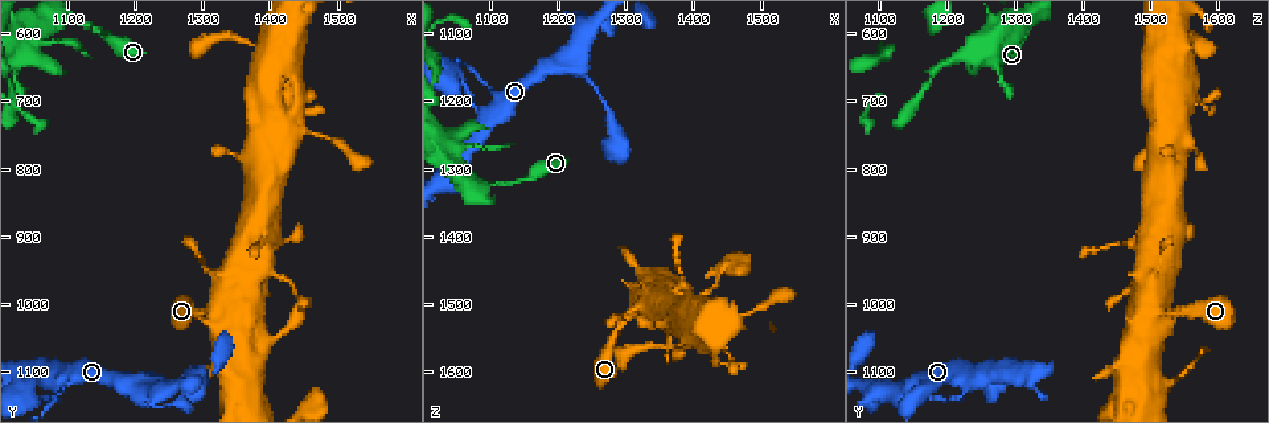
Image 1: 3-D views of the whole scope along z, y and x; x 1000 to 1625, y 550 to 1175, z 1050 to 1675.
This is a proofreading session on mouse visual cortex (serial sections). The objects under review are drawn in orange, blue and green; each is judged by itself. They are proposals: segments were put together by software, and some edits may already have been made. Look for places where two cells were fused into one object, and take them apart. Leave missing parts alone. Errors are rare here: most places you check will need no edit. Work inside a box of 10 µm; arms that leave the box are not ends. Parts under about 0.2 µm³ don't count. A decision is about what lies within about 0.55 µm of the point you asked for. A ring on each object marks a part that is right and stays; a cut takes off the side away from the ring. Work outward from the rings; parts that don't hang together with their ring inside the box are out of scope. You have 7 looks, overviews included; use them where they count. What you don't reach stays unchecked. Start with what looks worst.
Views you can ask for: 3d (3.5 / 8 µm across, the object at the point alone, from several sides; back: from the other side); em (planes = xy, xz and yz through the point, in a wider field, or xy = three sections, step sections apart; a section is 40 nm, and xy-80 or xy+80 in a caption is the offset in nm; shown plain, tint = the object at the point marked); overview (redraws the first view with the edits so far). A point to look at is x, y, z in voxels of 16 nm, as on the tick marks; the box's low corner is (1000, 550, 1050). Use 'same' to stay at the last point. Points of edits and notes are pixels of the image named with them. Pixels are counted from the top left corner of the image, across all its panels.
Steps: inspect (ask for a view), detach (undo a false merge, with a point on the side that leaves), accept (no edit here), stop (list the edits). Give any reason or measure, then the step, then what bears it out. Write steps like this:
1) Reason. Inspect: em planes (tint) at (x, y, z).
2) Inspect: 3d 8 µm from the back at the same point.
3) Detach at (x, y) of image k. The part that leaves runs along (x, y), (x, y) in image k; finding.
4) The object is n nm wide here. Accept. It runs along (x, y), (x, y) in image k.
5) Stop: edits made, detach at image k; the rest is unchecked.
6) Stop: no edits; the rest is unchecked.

Abrupt turn. Inspect: 3d 8 µm at (1310, 1015, 1510).

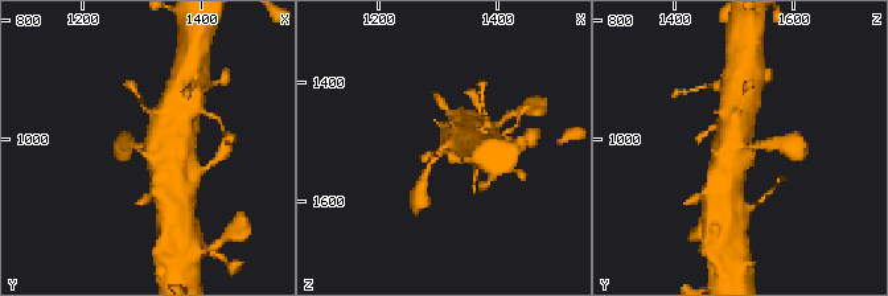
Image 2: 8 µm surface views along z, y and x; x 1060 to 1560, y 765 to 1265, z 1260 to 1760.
Inspect: 3d 3.5 µm at the same point.

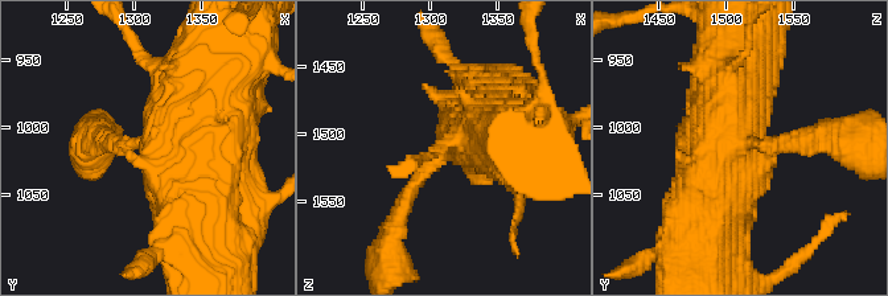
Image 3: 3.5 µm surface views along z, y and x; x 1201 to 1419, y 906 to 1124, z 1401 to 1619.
Inspect: em xy step 3 (tint) at (1314, 1010, 1512).

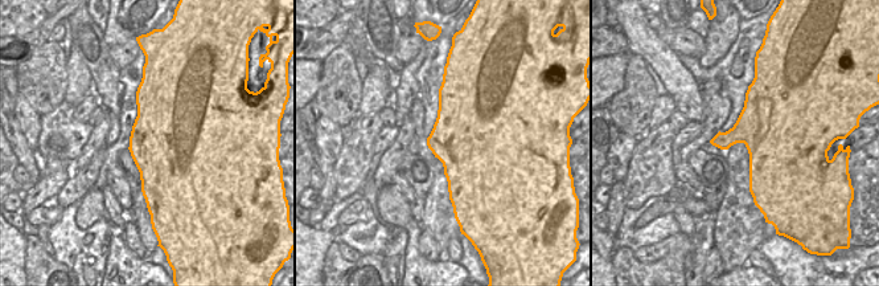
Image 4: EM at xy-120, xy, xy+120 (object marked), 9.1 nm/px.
Accept. It runs along (111, 142), (177, 130), (205, 52) in image 3; all the same cell.

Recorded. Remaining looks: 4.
Branch point. Inspect: 3d 8 µm at (1095, 1110, 1230).

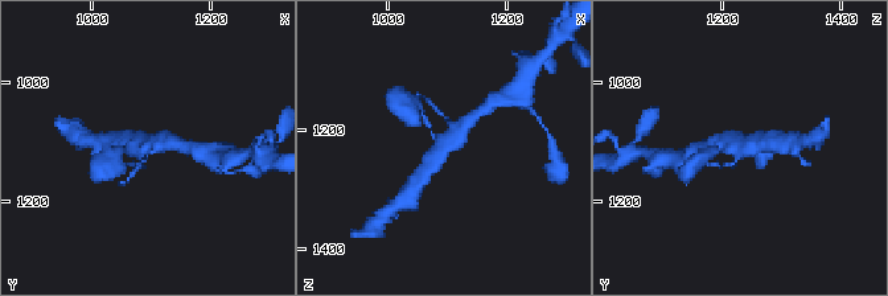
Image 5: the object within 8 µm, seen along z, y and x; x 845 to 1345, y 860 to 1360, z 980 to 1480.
3 arms meet here; the arms are 150, 350, 350 nm wide; need the tissue. Inspect: em xy step 1 (tint) at the same point.

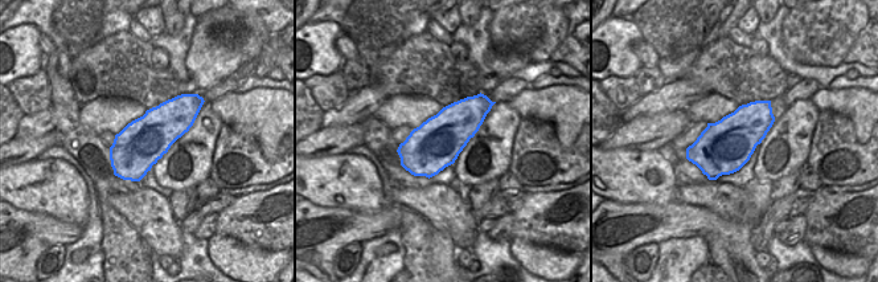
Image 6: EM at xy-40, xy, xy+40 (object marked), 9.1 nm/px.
Accept. All the same cell.

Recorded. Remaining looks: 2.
Inspect: 3d 3.5 µm at (1200, 1115, 1150).

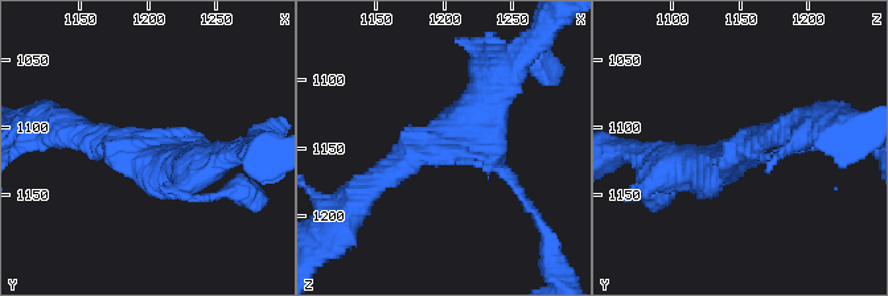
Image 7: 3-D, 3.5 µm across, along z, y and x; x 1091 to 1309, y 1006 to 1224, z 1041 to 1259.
Accept. It runs along (370, 186), (447, 149), (496, 82) in image 7; all the same cell.

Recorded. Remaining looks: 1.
Stop: no edits; the rest is unchecked.

